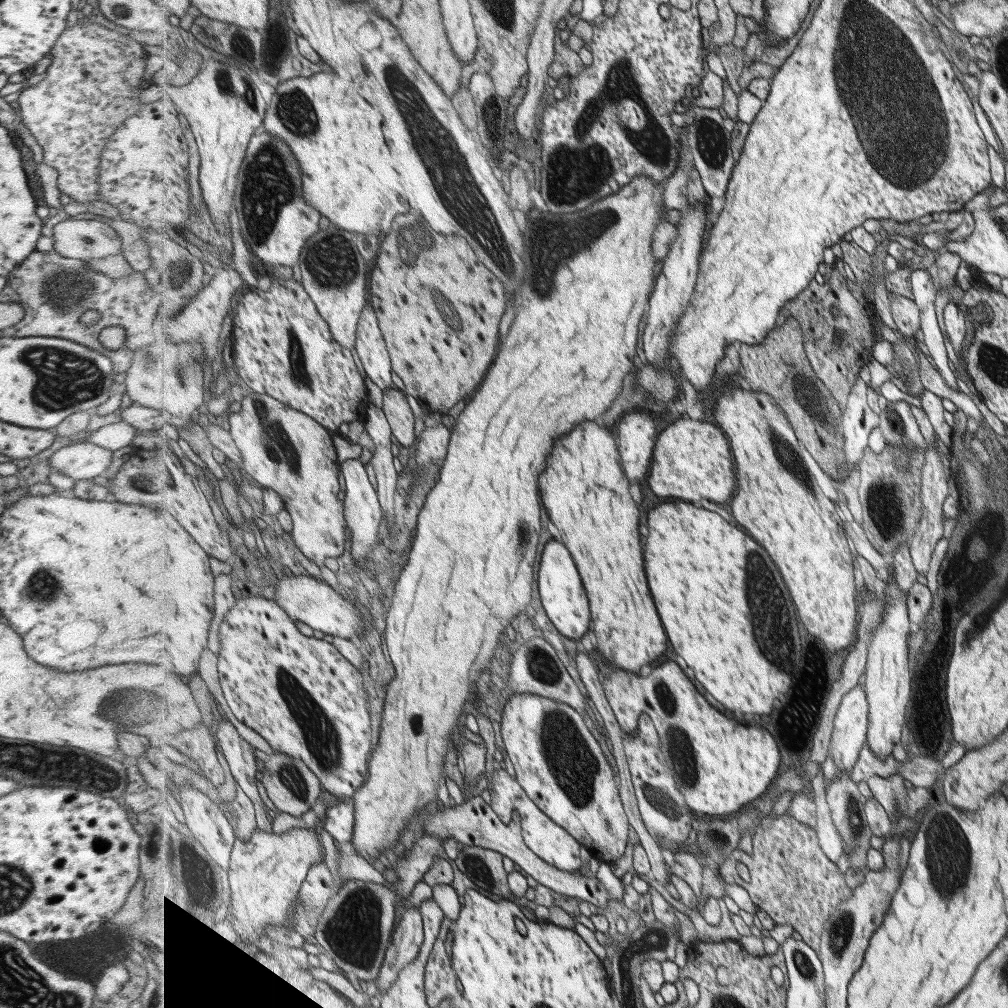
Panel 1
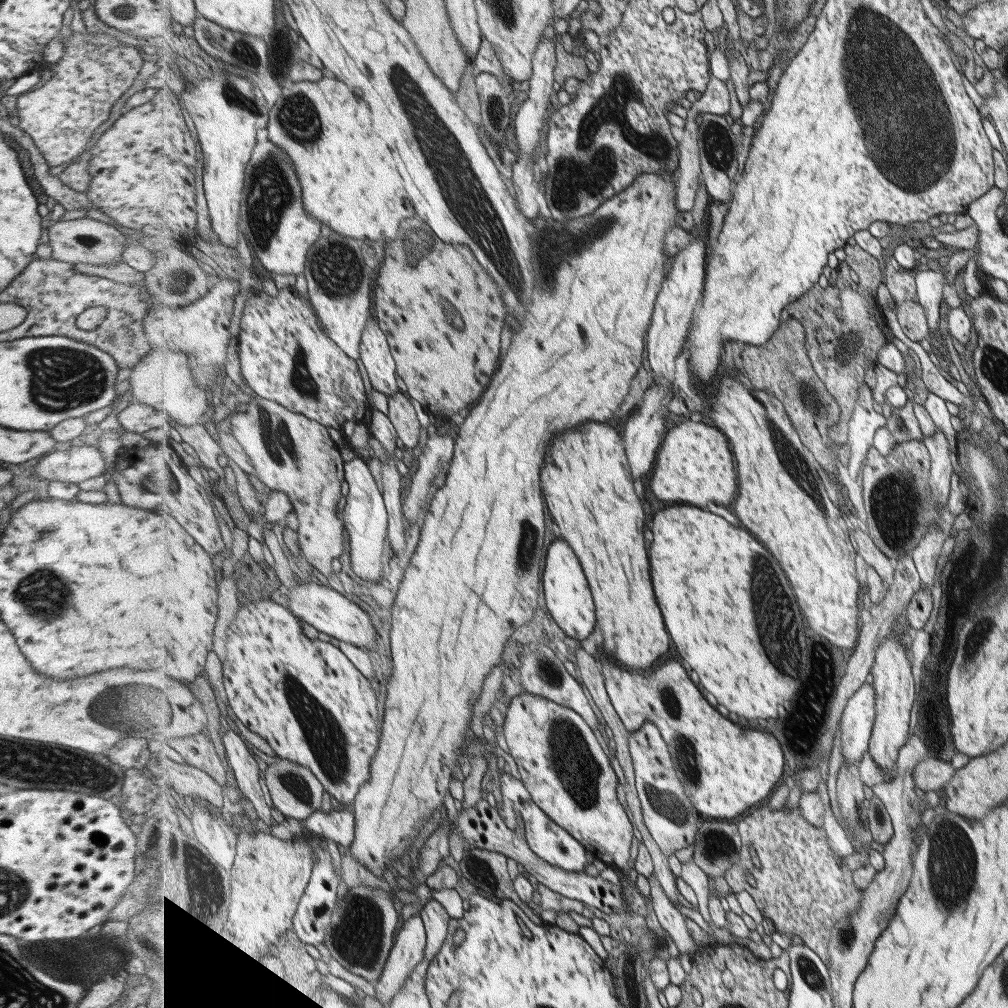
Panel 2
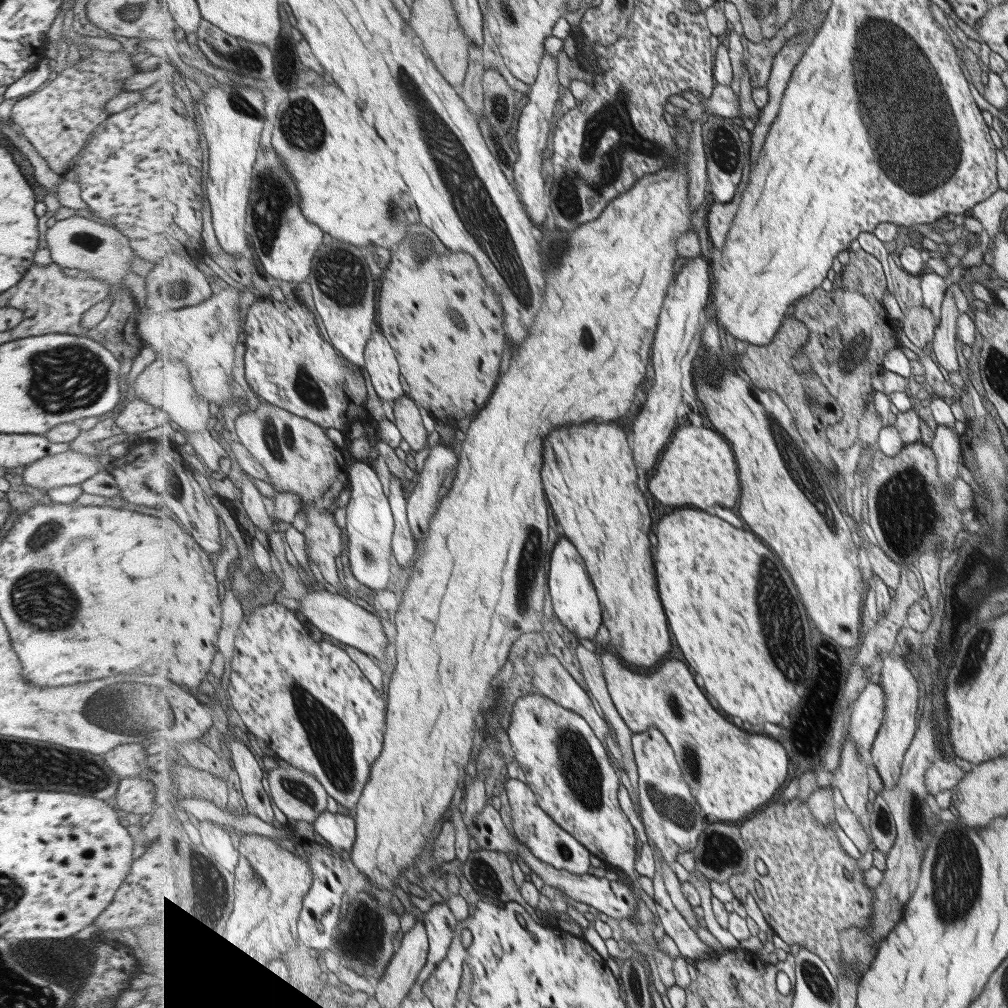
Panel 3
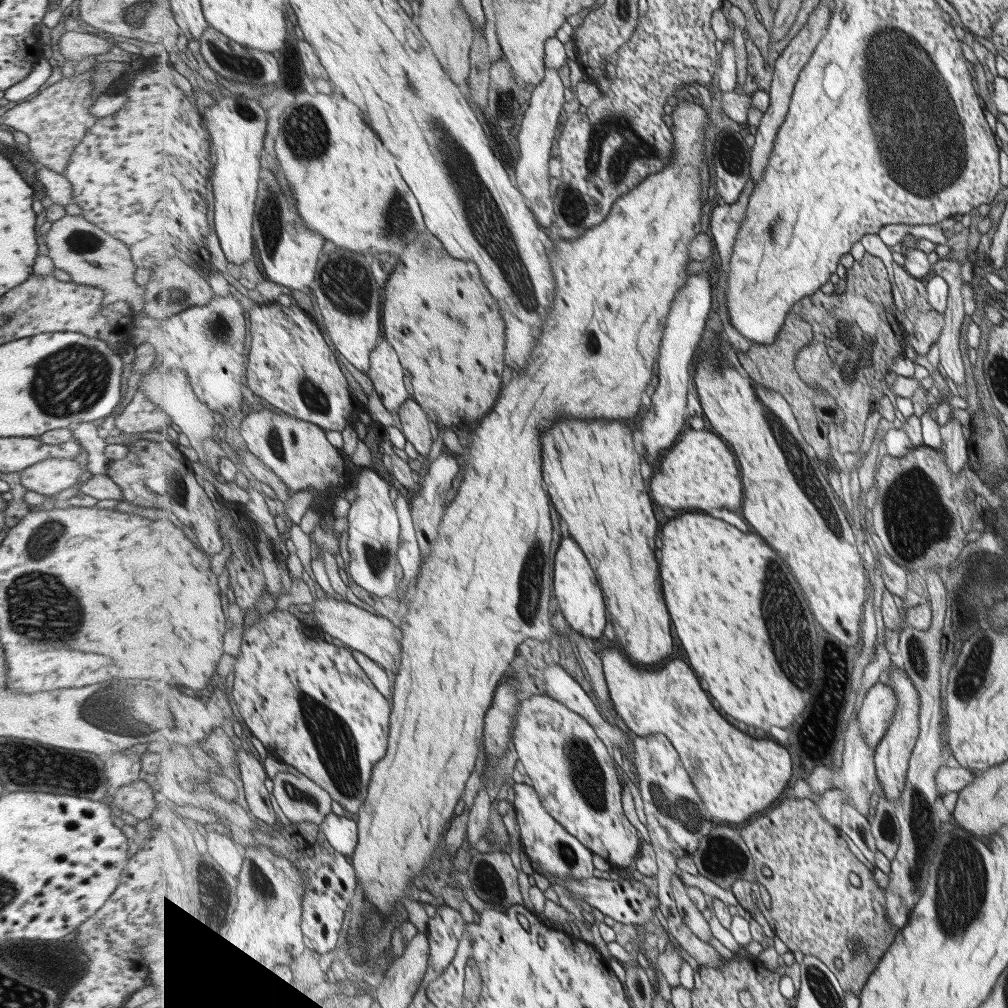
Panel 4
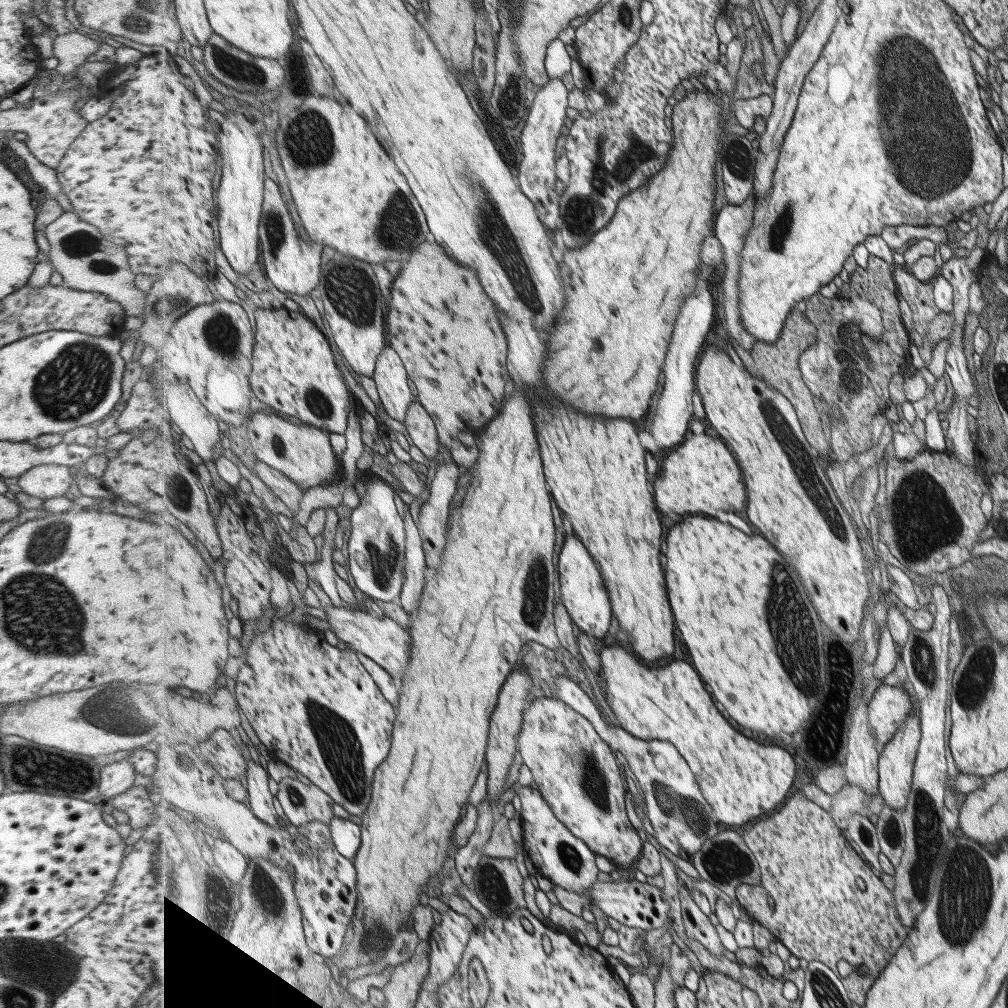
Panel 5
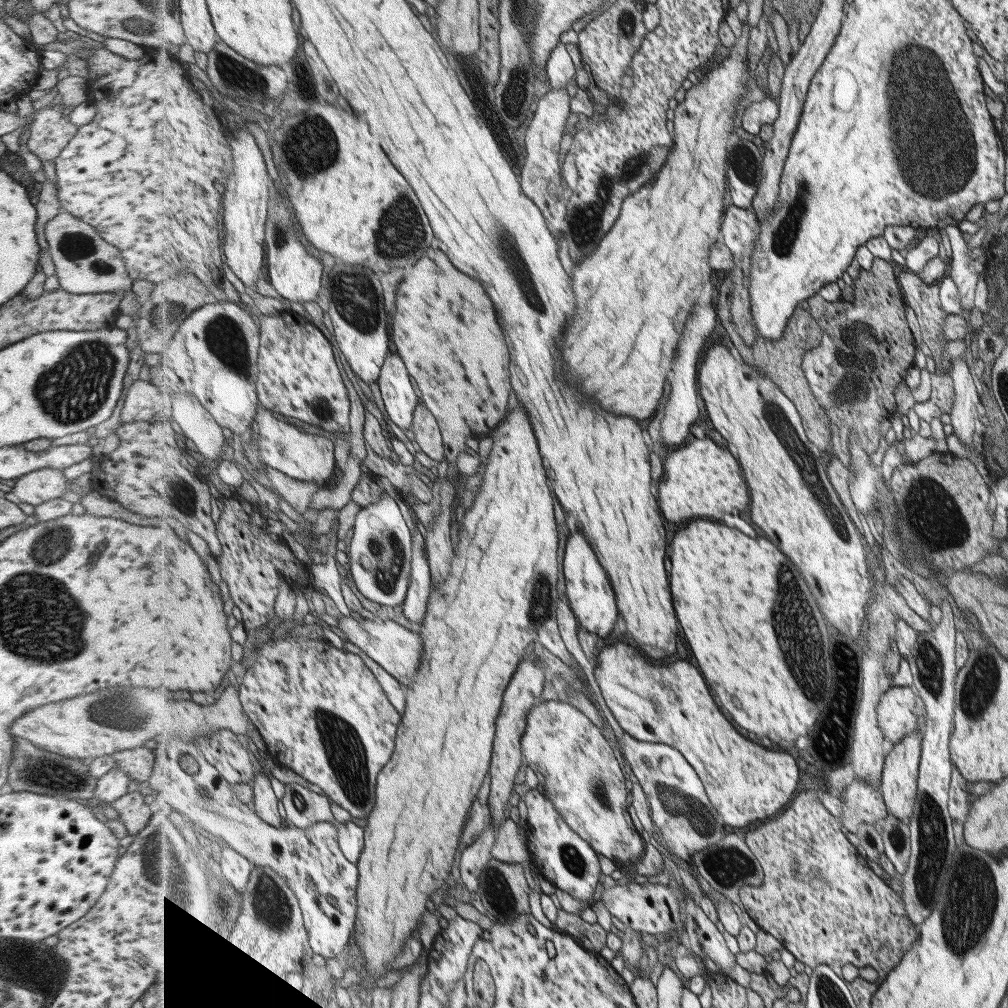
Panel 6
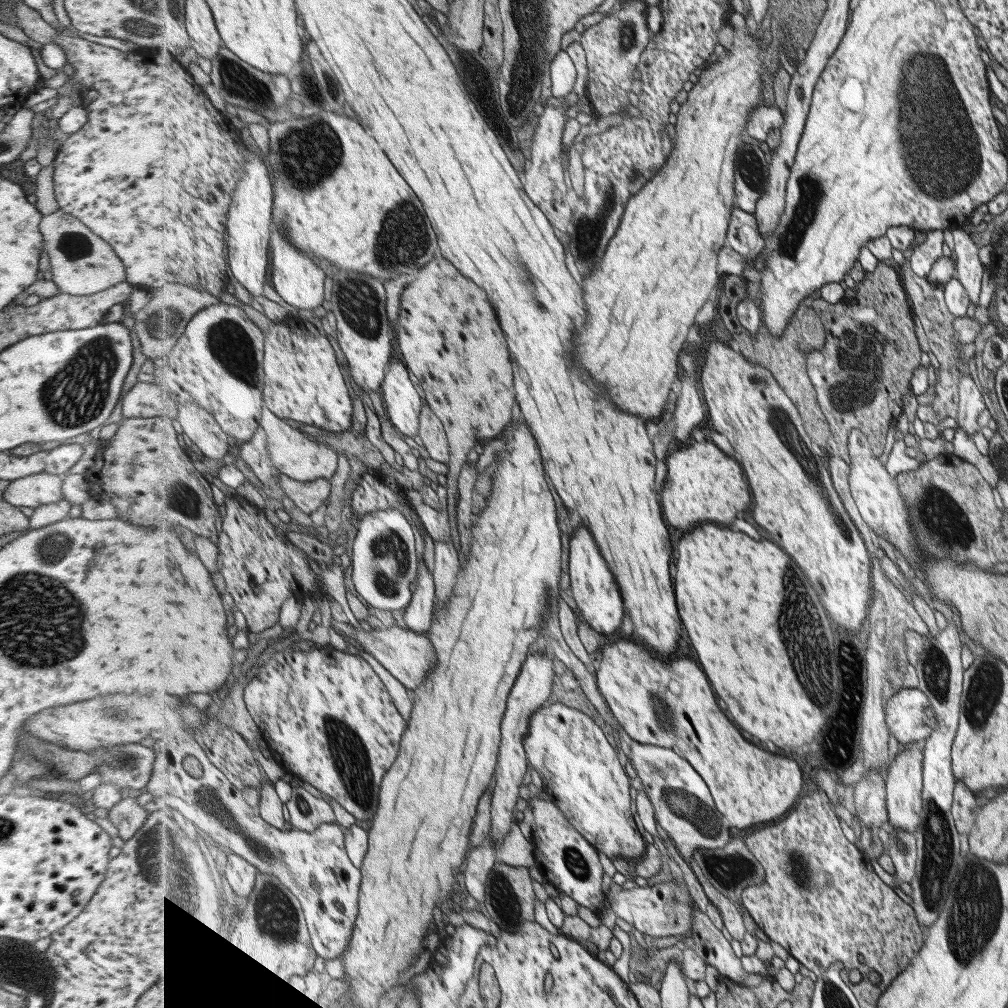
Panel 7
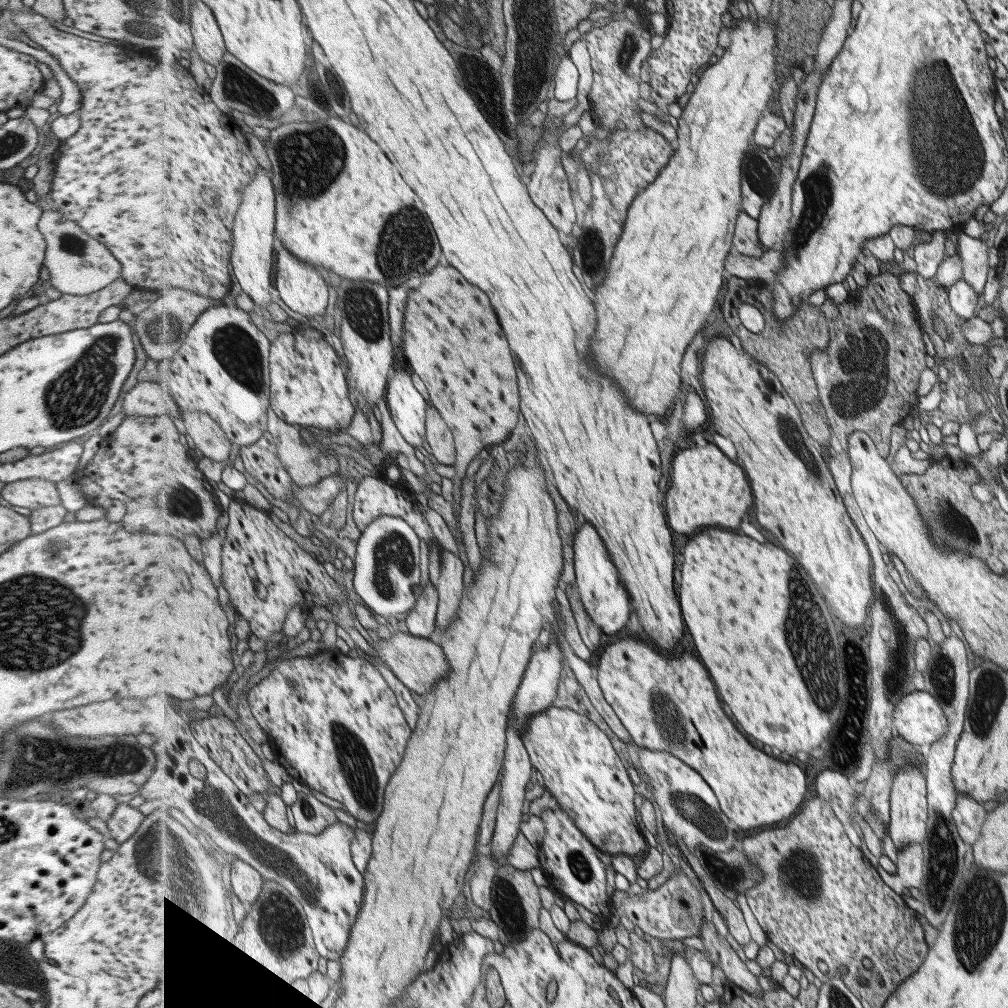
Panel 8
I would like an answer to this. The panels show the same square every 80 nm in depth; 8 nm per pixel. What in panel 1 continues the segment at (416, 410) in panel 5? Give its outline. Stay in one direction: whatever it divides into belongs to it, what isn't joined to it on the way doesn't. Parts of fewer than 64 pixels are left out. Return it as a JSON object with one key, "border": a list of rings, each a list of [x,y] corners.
{"border":[[[396,387],[383,391],[382,408],[392,426],[394,436],[406,448],[415,444],[415,414],[407,402],[405,393]]]}

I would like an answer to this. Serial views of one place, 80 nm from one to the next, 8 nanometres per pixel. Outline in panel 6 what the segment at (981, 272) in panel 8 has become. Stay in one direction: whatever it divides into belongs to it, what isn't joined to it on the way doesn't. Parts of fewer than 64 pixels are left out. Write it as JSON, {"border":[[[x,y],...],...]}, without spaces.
{"border":[[[955,224],[947,225],[944,230],[952,250],[944,274],[954,280],[960,296],[962,310],[970,310],[973,307],[973,292],[975,292],[978,273],[972,267],[973,259],[969,256],[969,247],[961,237],[961,231]]]}

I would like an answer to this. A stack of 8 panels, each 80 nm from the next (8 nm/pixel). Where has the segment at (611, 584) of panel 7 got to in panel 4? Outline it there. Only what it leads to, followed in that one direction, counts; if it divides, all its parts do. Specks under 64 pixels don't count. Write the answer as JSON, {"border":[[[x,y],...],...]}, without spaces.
{"border":[[[573,537],[561,539],[559,552],[555,556],[555,596],[558,610],[573,630],[585,638],[601,638],[607,628],[609,612],[606,596],[599,586],[599,578],[591,566],[581,546]]]}

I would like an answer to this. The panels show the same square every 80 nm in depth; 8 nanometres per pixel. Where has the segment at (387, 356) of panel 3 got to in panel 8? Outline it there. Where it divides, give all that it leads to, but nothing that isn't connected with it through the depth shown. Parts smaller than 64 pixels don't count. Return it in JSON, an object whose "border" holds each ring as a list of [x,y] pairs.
{"border":[[[403,369],[392,372],[386,401],[401,434],[417,448],[428,444],[426,424],[430,405],[415,388],[411,374]]]}

